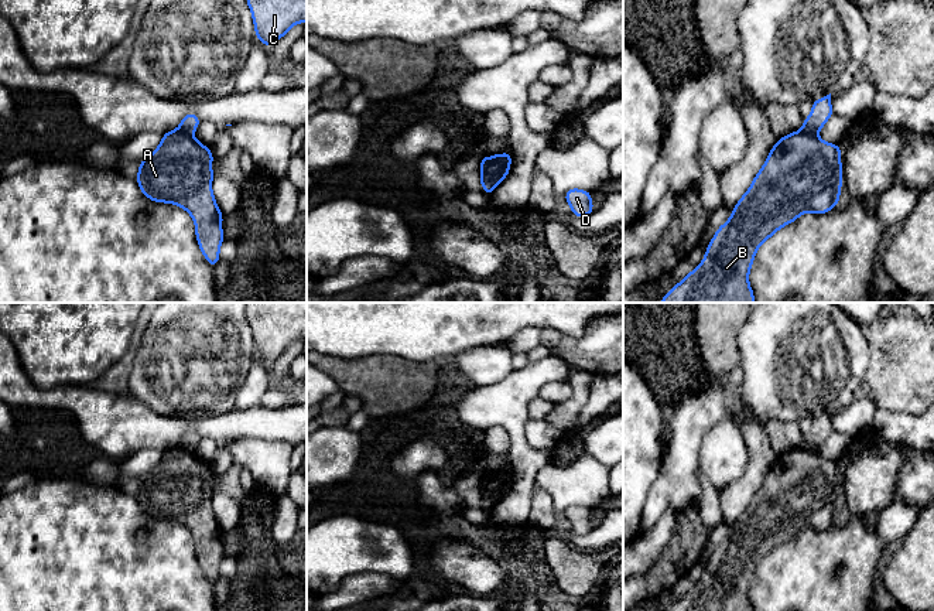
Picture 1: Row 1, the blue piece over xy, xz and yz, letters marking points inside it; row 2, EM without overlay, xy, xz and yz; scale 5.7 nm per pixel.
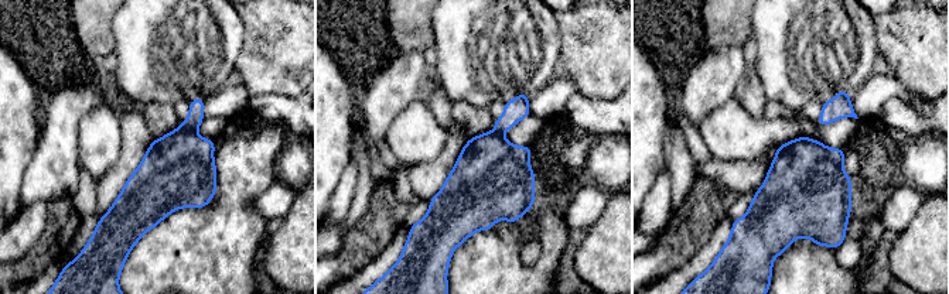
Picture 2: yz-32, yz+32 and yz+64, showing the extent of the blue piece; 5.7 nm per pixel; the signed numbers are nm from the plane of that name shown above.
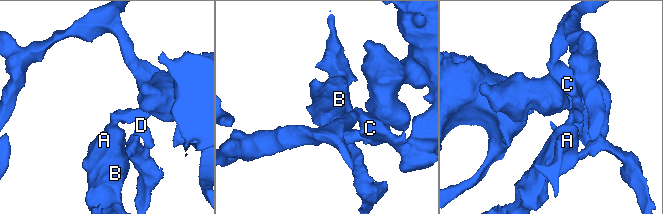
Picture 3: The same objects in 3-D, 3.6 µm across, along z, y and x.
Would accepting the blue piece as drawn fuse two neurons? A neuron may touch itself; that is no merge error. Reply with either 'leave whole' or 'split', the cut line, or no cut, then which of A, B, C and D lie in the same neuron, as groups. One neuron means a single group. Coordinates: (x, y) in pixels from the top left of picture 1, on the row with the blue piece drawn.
split | yz (801, 129), (816, 133) | A B / C D

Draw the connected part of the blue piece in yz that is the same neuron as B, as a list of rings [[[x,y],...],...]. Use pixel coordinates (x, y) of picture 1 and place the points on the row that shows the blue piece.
[[[793,132],[776,141],[749,190],[733,206],[731,218],[718,228],[701,264],[675,284],[660,303],[755,303],[749,272],[762,243],[807,212],[828,214],[839,202],[842,185],[841,146],[825,143],[817,133]]]

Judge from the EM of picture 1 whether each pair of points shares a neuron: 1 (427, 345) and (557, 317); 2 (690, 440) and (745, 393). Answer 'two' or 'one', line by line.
1: one
2: two

